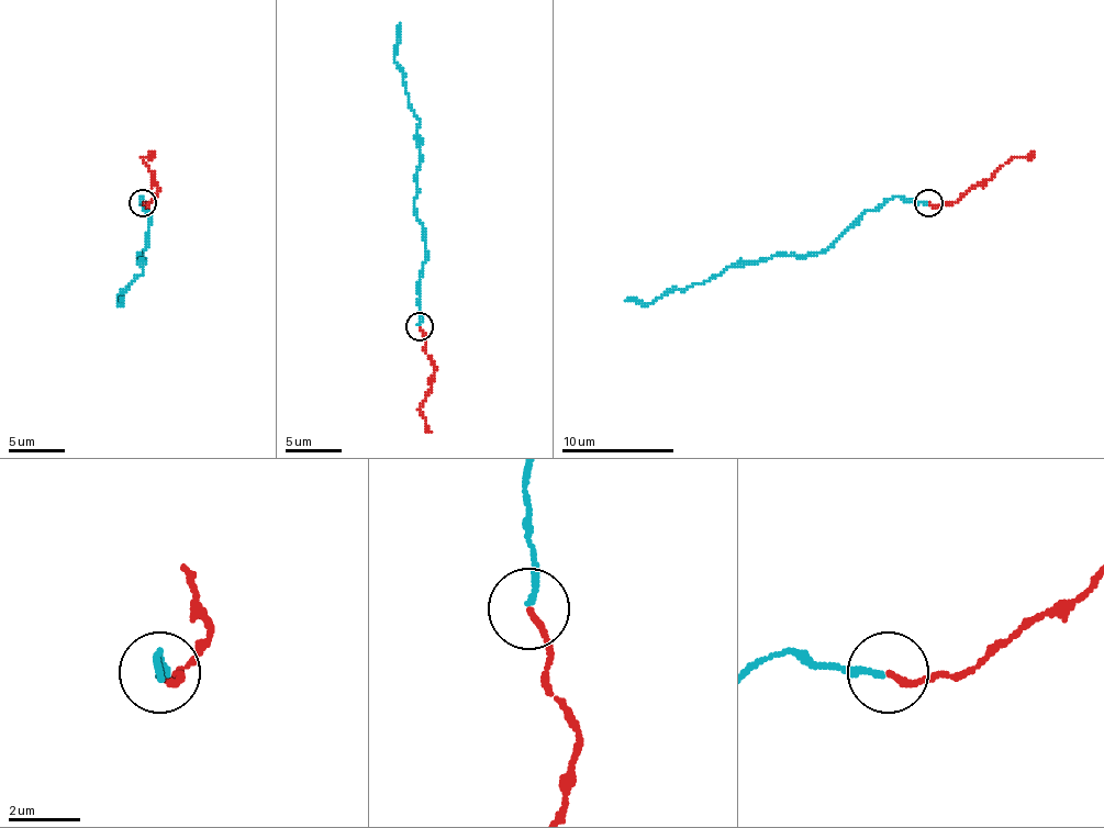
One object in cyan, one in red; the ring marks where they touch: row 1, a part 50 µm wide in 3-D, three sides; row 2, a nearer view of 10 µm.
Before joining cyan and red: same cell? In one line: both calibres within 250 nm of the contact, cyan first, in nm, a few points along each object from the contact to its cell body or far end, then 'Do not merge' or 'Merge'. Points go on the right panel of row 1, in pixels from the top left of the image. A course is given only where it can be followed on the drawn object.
Thickness 190 nm (cyan) against 160 nm. Course of cyan: (926, 202), (893, 197), (856, 219), (820, 253), (737, 261), (704, 283), (670, 289), (650, 303), (625, 301). Course of red: (929, 202), (951, 204), (971, 188), (983, 185), (1011, 159), (1034, 152). Merge

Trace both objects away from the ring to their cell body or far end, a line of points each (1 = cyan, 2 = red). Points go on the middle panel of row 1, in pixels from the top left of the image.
1: (420, 324), (425, 254), (425, 228), (416, 217), (420, 119), (409, 102), (403, 68), (394, 59), (400, 23)
2: (420, 327), (434, 369), (434, 381), (420, 409), (431, 432)

